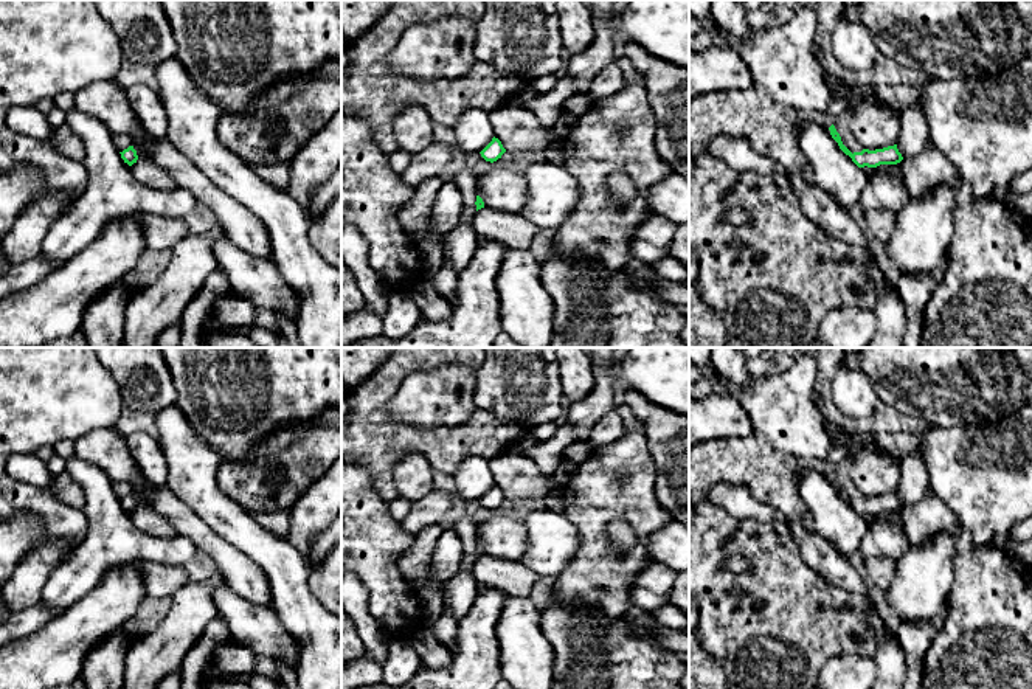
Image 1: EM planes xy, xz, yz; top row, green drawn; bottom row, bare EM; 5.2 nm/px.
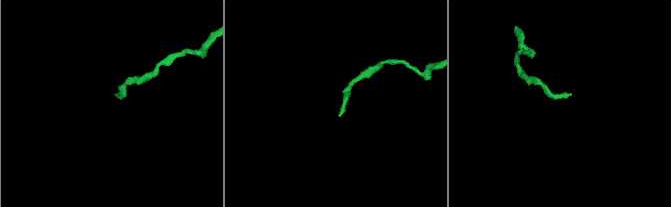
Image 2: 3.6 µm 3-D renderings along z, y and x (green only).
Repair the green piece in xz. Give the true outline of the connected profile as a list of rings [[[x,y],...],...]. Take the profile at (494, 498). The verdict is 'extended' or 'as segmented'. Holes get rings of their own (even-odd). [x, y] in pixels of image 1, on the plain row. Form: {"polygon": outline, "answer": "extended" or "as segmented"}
{"polygon": [[[492,486],[492,489],[480,500],[486,509],[497,509],[506,500],[501,489],[498,486]]], "answer": "as segmented"}

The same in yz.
{"polygon": [[[832,472],[829,475],[832,486],[838,490],[840,497],[852,506],[852,509],[858,515],[877,515],[880,512],[897,512],[903,507],[902,501],[897,497],[897,492],[888,493],[883,497],[863,497],[861,500],[850,500],[841,489],[840,481],[836,480],[835,473]]], "answer": "as segmented"}

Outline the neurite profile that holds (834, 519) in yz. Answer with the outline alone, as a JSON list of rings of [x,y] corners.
[[[799,469],[798,489],[805,511],[813,517],[815,532],[827,538],[844,559],[860,551],[868,521],[840,497],[830,478],[816,470]]]

